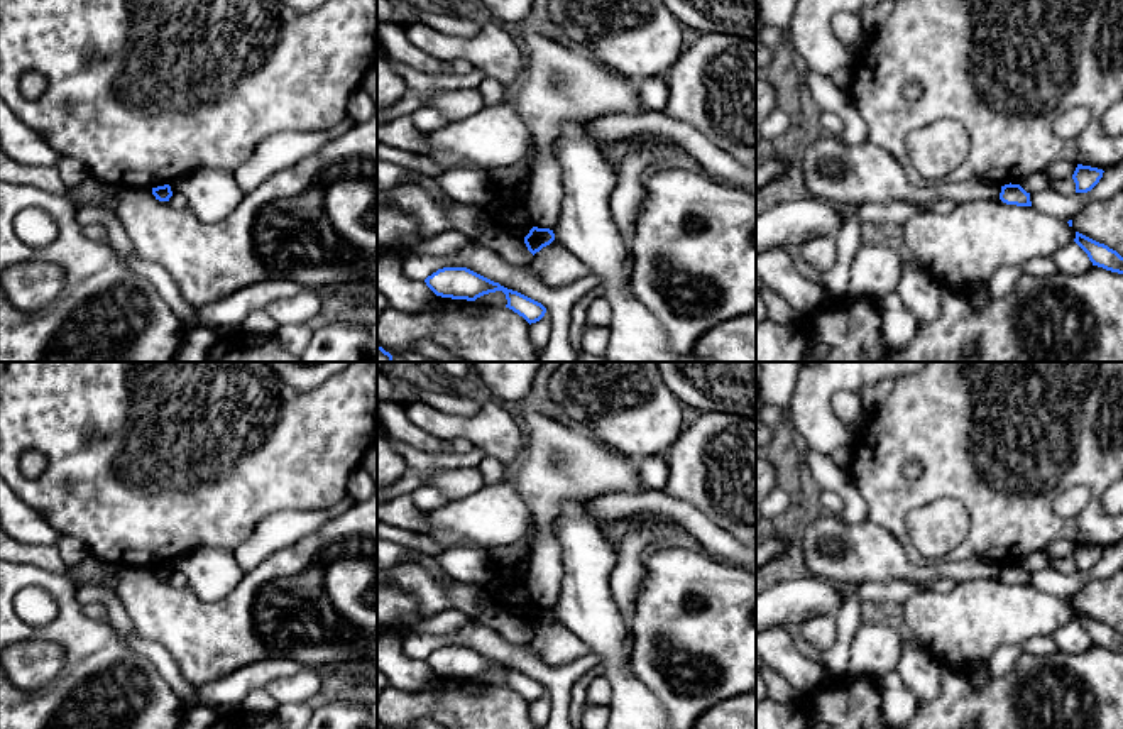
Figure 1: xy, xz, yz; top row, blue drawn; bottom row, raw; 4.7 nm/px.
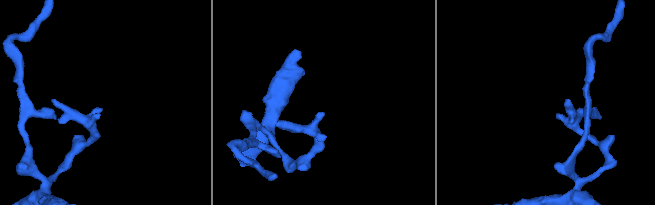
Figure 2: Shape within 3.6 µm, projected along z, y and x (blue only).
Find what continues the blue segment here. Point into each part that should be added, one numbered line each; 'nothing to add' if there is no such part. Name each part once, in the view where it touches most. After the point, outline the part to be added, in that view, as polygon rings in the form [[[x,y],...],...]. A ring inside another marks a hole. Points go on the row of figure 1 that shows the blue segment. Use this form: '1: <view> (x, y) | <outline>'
nothing to add

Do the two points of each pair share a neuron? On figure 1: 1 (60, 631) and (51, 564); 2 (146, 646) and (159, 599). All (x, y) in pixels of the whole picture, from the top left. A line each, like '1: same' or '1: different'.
1: different
2: different

